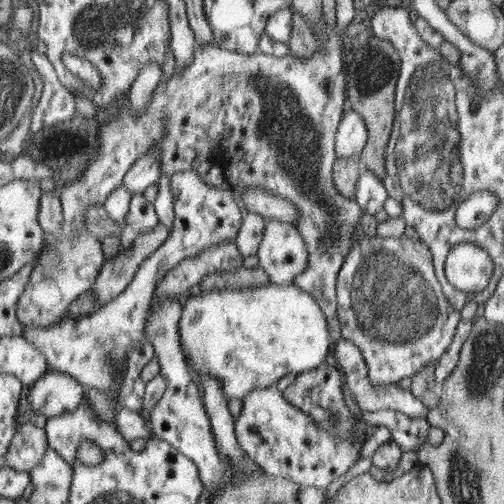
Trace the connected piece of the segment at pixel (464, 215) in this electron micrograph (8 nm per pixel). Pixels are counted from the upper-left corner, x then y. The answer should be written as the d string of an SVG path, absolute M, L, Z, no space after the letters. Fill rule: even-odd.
M476 191L457 205L455 222L461 229L475 229L483 227L497 208L498 199L494 191Z

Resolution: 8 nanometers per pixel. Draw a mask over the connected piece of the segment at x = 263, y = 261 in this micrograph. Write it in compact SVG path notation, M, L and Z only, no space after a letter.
M266 222L257 253L261 277L276 285L291 285L308 268L308 248L290 223Z

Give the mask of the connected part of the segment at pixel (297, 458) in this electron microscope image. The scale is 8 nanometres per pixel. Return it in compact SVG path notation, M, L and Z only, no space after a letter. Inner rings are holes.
M276 386L256 388L244 396L242 411L235 421L235 435L244 453L268 475L290 479L297 486L326 489L360 460L360 436L334 438L299 408L290 404Z

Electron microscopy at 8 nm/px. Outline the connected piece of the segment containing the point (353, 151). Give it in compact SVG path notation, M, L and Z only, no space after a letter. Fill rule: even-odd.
M354 110L343 114L335 136L337 158L360 155L367 142L367 126L364 119Z

